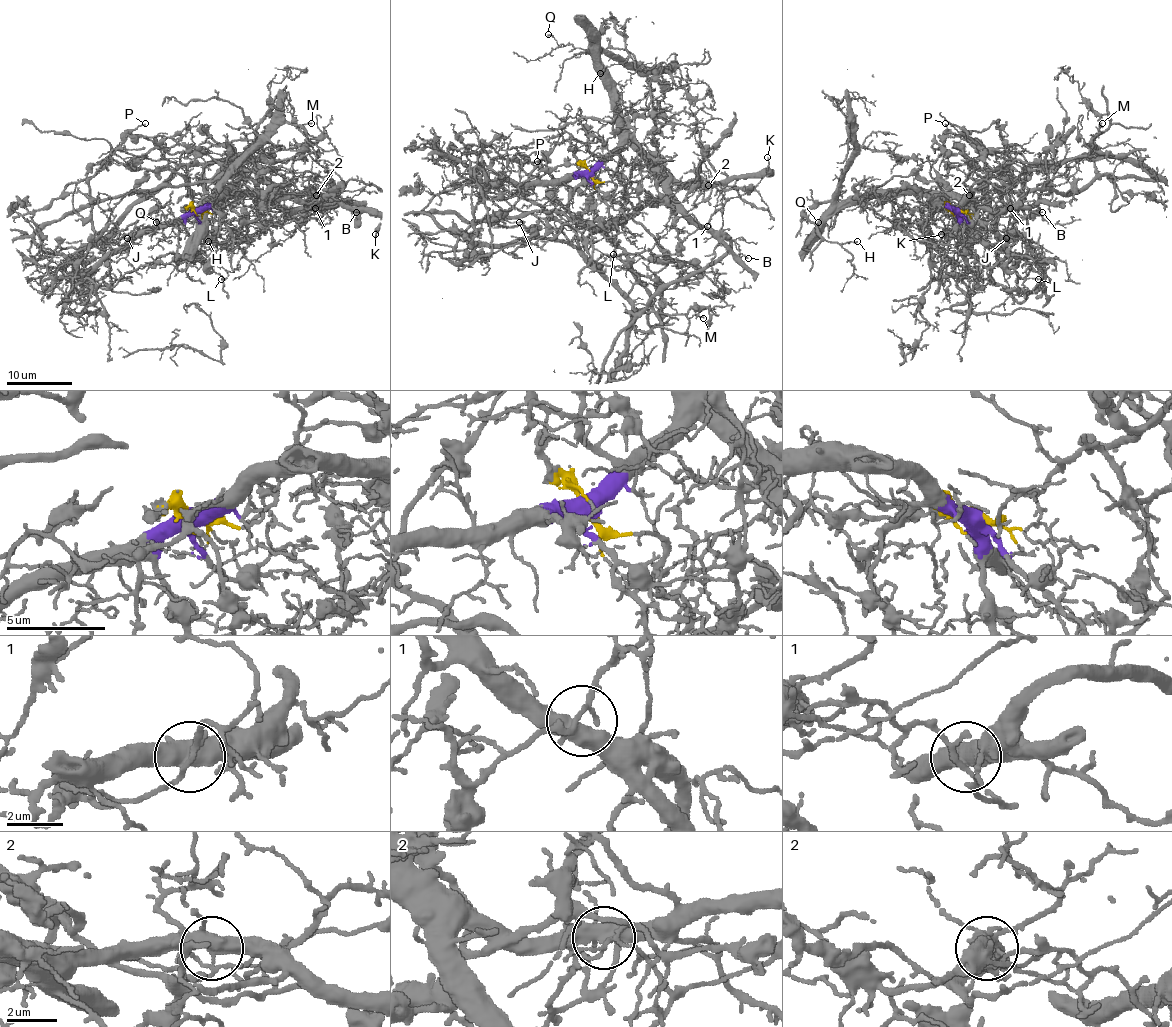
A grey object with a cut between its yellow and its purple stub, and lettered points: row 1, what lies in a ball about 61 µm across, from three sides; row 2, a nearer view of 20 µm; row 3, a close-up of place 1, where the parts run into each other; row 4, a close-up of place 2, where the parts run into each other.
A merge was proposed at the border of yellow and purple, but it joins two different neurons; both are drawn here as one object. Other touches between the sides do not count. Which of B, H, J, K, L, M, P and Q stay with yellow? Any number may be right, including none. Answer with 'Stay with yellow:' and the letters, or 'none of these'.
Stay with yellow: J, L, M, P

